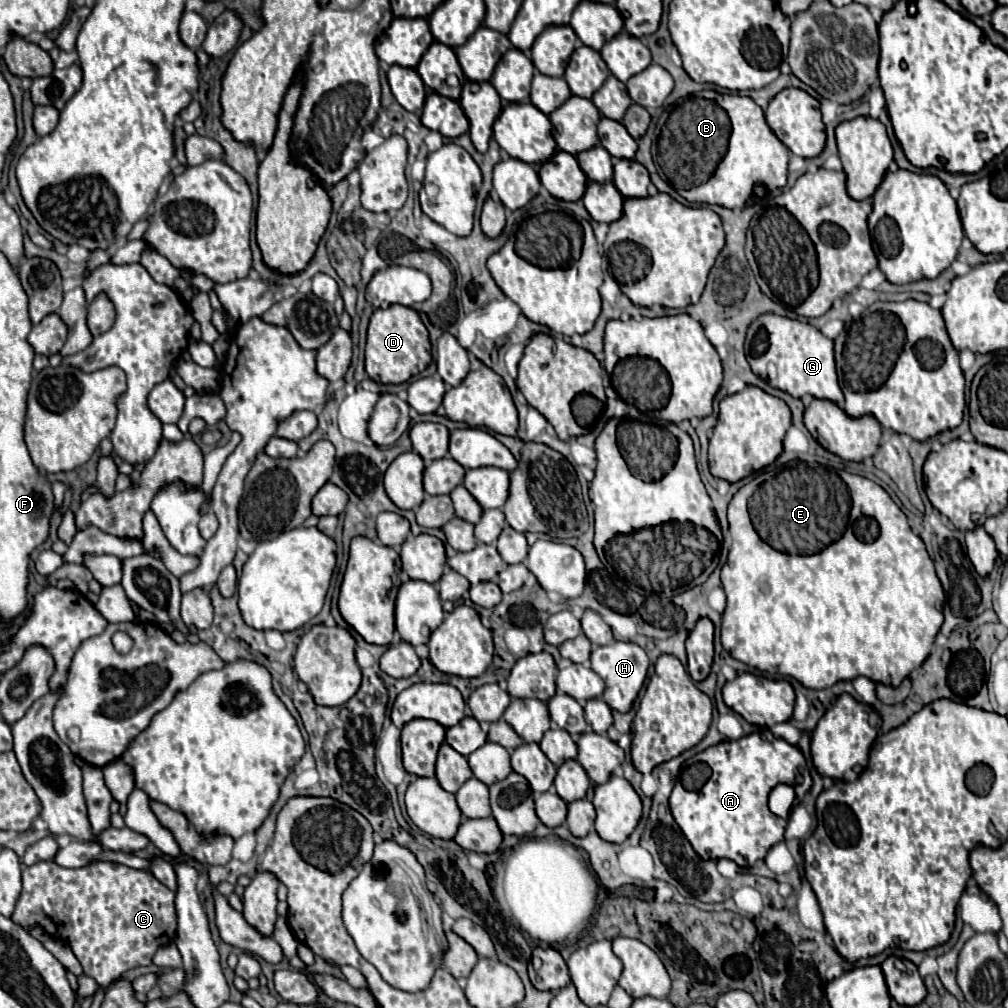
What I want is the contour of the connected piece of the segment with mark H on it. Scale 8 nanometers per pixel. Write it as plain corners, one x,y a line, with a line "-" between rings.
614,638
614,642
608,646
594,646
590,662
592,662
592,670
606,682
606,690
602,694
604,702
612,710
628,712
632,708
632,702
636,700
644,680
646,680
646,670
648,670
646,652
632,642
621,642

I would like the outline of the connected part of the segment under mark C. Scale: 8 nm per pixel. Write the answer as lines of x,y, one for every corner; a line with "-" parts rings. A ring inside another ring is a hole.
48,860
26,866
22,884
12,920
26,930
38,926
52,938
64,940
82,964
84,974
100,986
108,986
130,968
152,964
154,952
174,940
176,894
148,870
132,870
112,862
68,870

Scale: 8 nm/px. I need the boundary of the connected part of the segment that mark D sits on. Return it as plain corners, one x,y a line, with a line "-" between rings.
392,304
386,310
374,310
366,340
366,372
374,382
400,384
410,380
433,361
430,350
429,332
416,310
398,304

